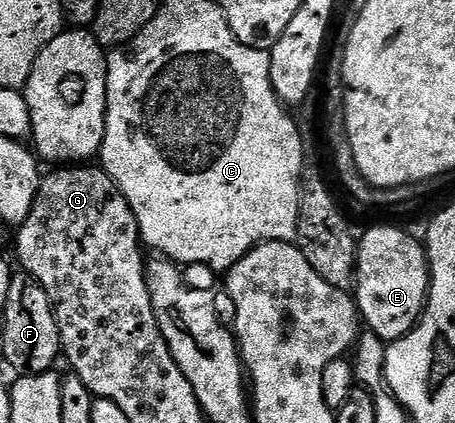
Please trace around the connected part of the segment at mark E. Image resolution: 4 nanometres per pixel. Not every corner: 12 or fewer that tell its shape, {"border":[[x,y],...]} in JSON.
{"border":[[398,226],[357,239],[356,309],[389,344],[430,295],[426,247]]}

